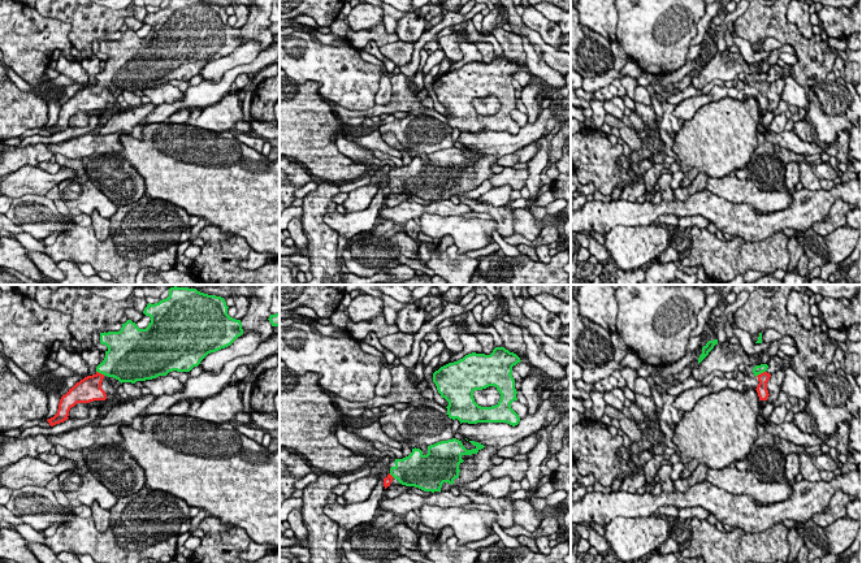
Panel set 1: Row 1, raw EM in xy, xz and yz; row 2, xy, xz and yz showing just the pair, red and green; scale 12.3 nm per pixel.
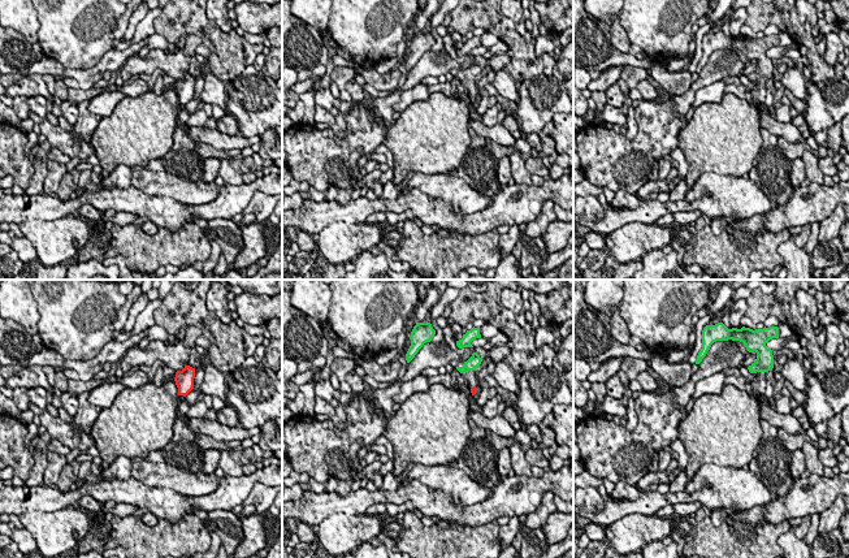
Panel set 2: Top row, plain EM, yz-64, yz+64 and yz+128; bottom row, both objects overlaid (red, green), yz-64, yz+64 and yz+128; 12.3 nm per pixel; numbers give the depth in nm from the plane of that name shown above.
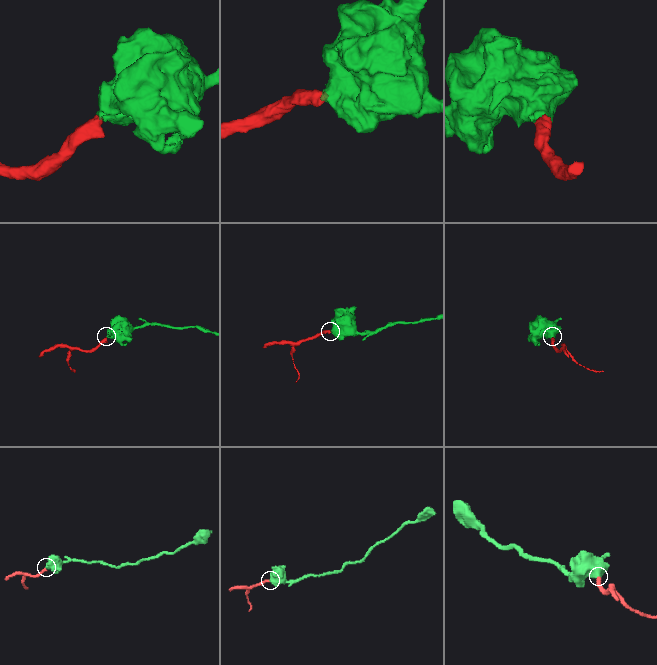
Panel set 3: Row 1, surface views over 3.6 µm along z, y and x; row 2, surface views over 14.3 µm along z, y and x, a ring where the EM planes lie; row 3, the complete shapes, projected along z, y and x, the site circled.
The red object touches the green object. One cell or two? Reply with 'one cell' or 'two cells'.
one cell

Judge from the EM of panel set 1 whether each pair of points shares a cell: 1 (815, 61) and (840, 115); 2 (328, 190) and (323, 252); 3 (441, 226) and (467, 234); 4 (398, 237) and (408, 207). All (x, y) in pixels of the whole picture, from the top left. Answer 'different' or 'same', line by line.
1: different
2: same
3: same
4: different

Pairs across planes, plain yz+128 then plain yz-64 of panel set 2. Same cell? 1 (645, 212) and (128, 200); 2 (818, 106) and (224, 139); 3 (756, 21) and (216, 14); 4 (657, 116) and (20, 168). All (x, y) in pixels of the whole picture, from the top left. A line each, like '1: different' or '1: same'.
1: same
2: different
3: different
4: same

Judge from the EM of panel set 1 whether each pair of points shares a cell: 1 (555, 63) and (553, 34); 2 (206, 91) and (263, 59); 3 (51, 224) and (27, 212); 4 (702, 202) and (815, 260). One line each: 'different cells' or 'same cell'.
1: different cells
2: same cell
3: same cell
4: different cells

